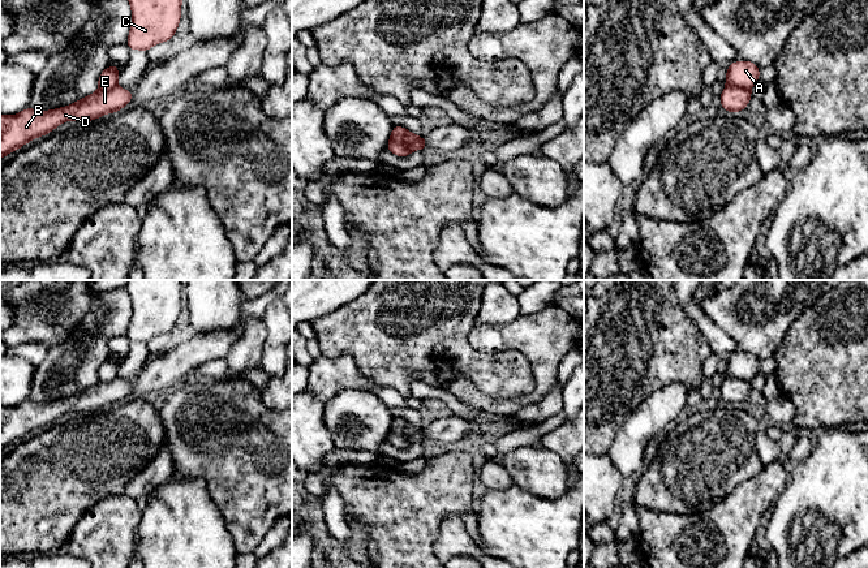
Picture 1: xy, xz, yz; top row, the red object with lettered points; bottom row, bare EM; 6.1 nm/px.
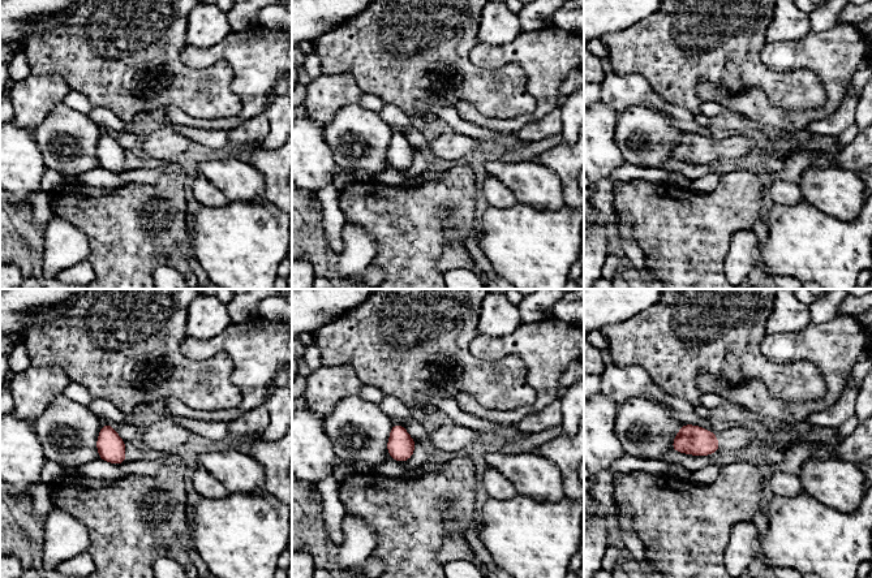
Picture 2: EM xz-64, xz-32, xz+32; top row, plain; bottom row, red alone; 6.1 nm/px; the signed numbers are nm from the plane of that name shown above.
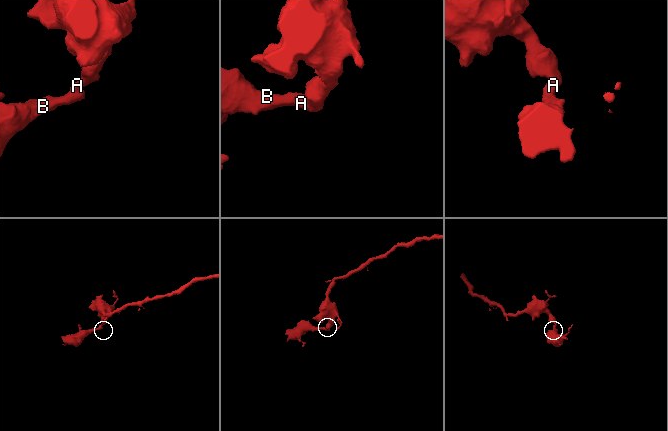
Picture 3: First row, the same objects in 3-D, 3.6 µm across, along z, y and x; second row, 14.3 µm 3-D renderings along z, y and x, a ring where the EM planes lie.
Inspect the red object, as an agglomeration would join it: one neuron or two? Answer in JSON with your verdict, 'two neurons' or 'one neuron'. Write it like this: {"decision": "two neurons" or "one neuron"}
{"decision": "two neurons"}

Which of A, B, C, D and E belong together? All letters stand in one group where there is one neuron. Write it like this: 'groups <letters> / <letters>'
groups A C / B D E

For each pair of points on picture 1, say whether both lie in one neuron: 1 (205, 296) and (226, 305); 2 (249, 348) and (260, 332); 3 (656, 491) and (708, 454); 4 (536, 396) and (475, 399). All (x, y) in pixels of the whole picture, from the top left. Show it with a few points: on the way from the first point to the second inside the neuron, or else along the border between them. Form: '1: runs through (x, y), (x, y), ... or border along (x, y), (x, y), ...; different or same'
1: runs through (210, 296), (220, 305); same
2: runs through (250, 344), (256, 336); same
3: runs through (669, 485), (684, 477), (695, 467); same
4: runs through (520, 401), (512, 405), (490, 405); same

